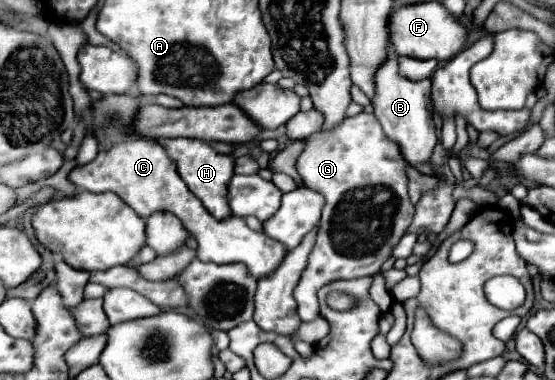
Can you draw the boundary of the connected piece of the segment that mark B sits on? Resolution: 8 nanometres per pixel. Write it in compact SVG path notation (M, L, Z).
M389 48L387 62L379 68L375 76L375 118L383 126L383 132L397 142L403 158L411 164L429 164L433 148L437 144L437 126L435 126L435 112L431 102L431 80L411 82L397 74L397 54Z

